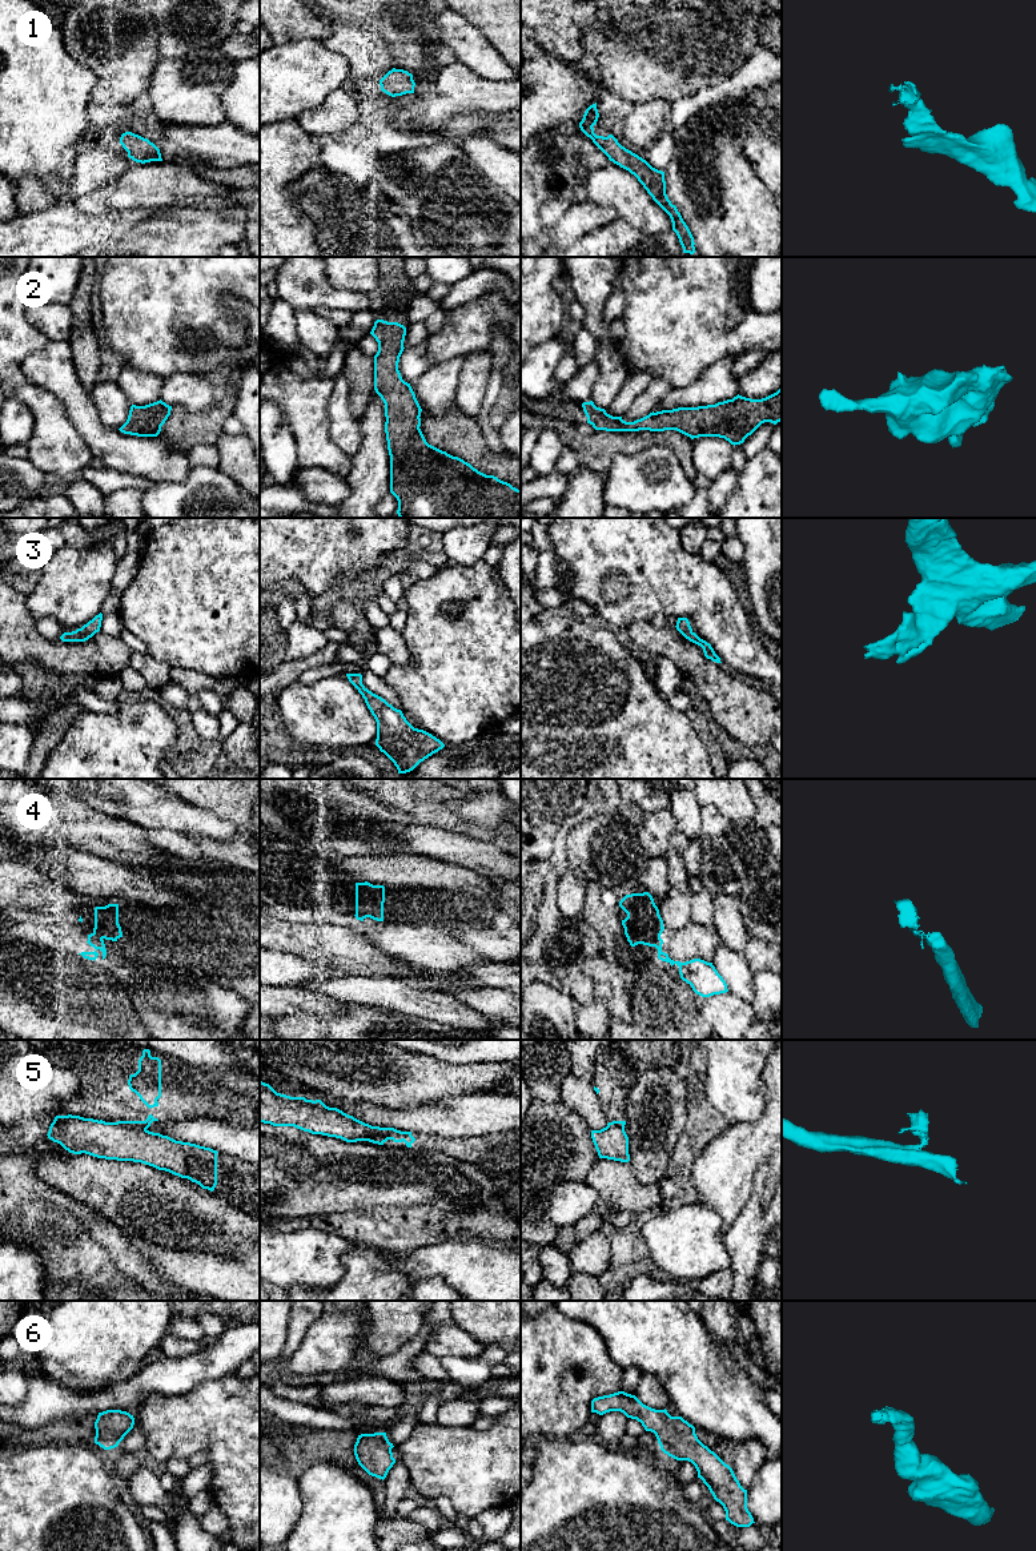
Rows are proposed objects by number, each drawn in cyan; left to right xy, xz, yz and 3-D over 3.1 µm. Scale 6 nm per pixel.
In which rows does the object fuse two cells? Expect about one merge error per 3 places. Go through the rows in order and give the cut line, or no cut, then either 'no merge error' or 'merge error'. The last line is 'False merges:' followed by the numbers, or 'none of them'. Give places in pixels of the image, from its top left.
1: no cut | no merge error
2: no cut | no merge error
3: no cut | no merge error
4: yz (662, 924), (653, 945) | merge error
5: xy (115, 1122), (145, 1129) | merge error
6: no cut | no merge error
False merges: 4, 5

